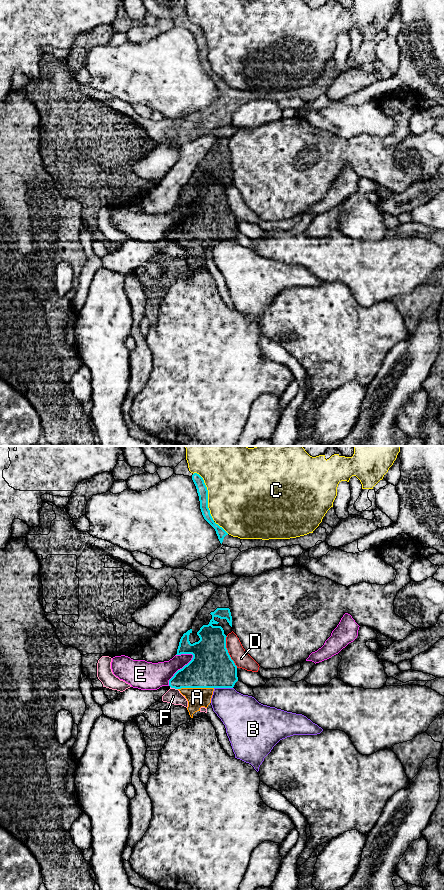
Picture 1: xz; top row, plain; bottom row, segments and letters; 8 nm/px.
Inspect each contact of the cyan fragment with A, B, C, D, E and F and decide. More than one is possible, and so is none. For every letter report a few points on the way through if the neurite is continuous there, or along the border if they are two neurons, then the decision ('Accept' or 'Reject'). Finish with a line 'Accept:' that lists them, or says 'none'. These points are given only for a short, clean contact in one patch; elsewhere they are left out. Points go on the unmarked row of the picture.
A: Path across: xz (211, 218), (196, 233), (195, 239), (197, 249). Accept
B: Boundary: xz (214, 239), (232, 240). Reject
C: Reject
D: Reject
E: Reject
F: Boundary: xz (170, 238), (177, 241). Reject
Accept: A

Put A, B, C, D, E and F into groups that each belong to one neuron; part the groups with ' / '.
A / B / C / D / E / F

